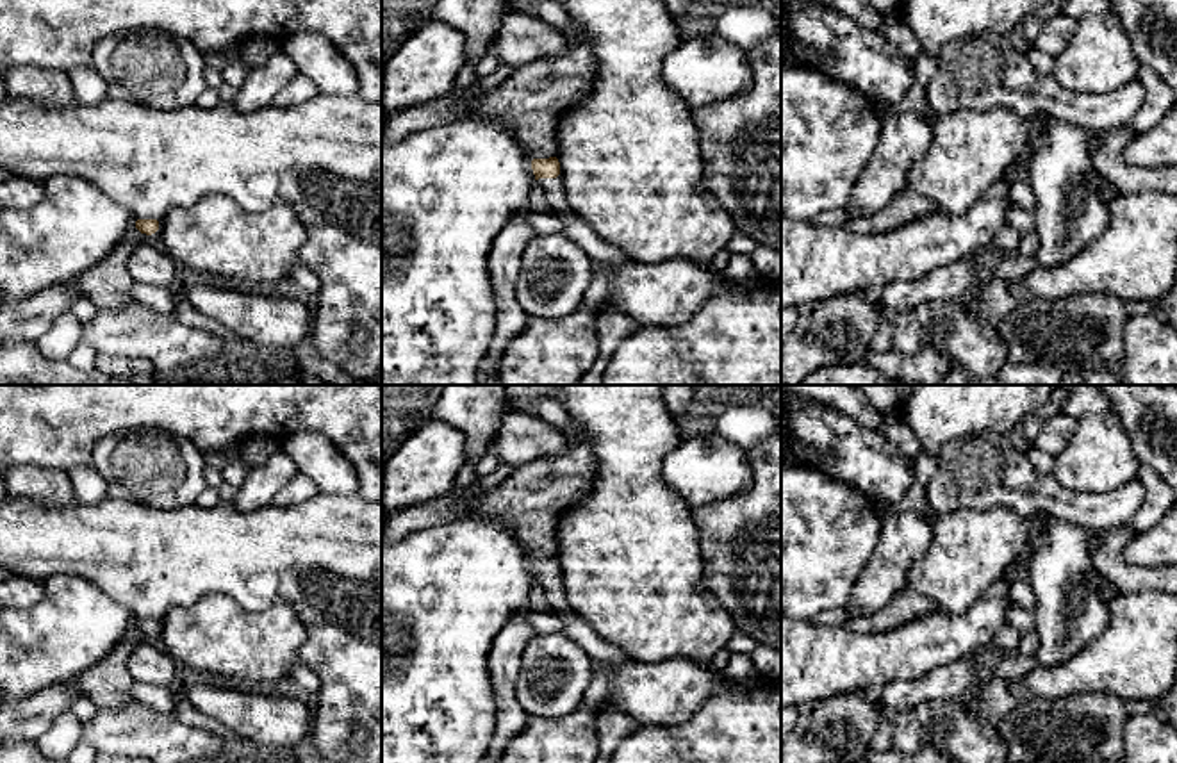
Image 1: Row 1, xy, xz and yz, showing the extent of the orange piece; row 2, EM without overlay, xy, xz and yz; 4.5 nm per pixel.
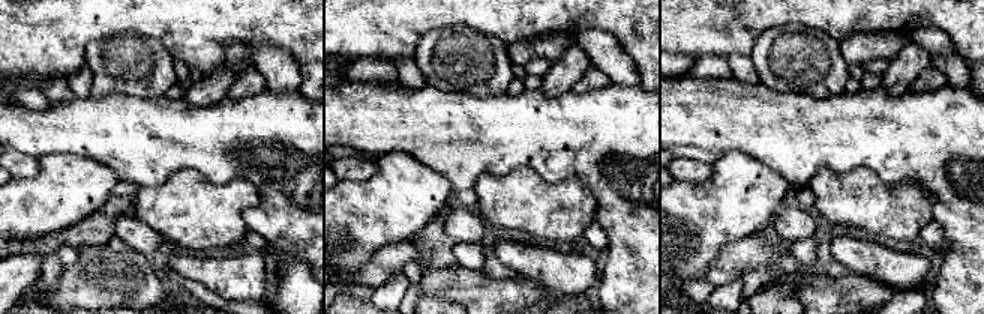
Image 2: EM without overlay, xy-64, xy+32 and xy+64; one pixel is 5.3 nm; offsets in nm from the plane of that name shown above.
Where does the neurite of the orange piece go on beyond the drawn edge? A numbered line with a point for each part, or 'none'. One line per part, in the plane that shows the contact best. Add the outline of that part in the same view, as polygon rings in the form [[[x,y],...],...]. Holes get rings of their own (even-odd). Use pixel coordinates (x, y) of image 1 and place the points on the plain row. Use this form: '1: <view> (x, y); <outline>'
1: xz (551, 589); [[[558,574],[556,578],[539,578],[535,581],[539,595],[542,595],[551,608],[555,608],[556,611],[576,615],[567,601],[562,574]]]

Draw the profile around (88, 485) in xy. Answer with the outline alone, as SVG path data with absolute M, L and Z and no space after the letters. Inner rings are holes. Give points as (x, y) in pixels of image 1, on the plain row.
M93 465L75 467L68 476L78 503L96 505L107 497L107 485Z

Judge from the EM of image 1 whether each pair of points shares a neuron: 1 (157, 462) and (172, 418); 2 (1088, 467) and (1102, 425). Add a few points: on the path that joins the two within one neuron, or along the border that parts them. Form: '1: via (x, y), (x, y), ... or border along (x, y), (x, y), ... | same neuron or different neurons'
1: border along (172, 435), (191, 441), (204, 453) | different neurons
2: via (1099, 457), (1101, 435) | same neuron

